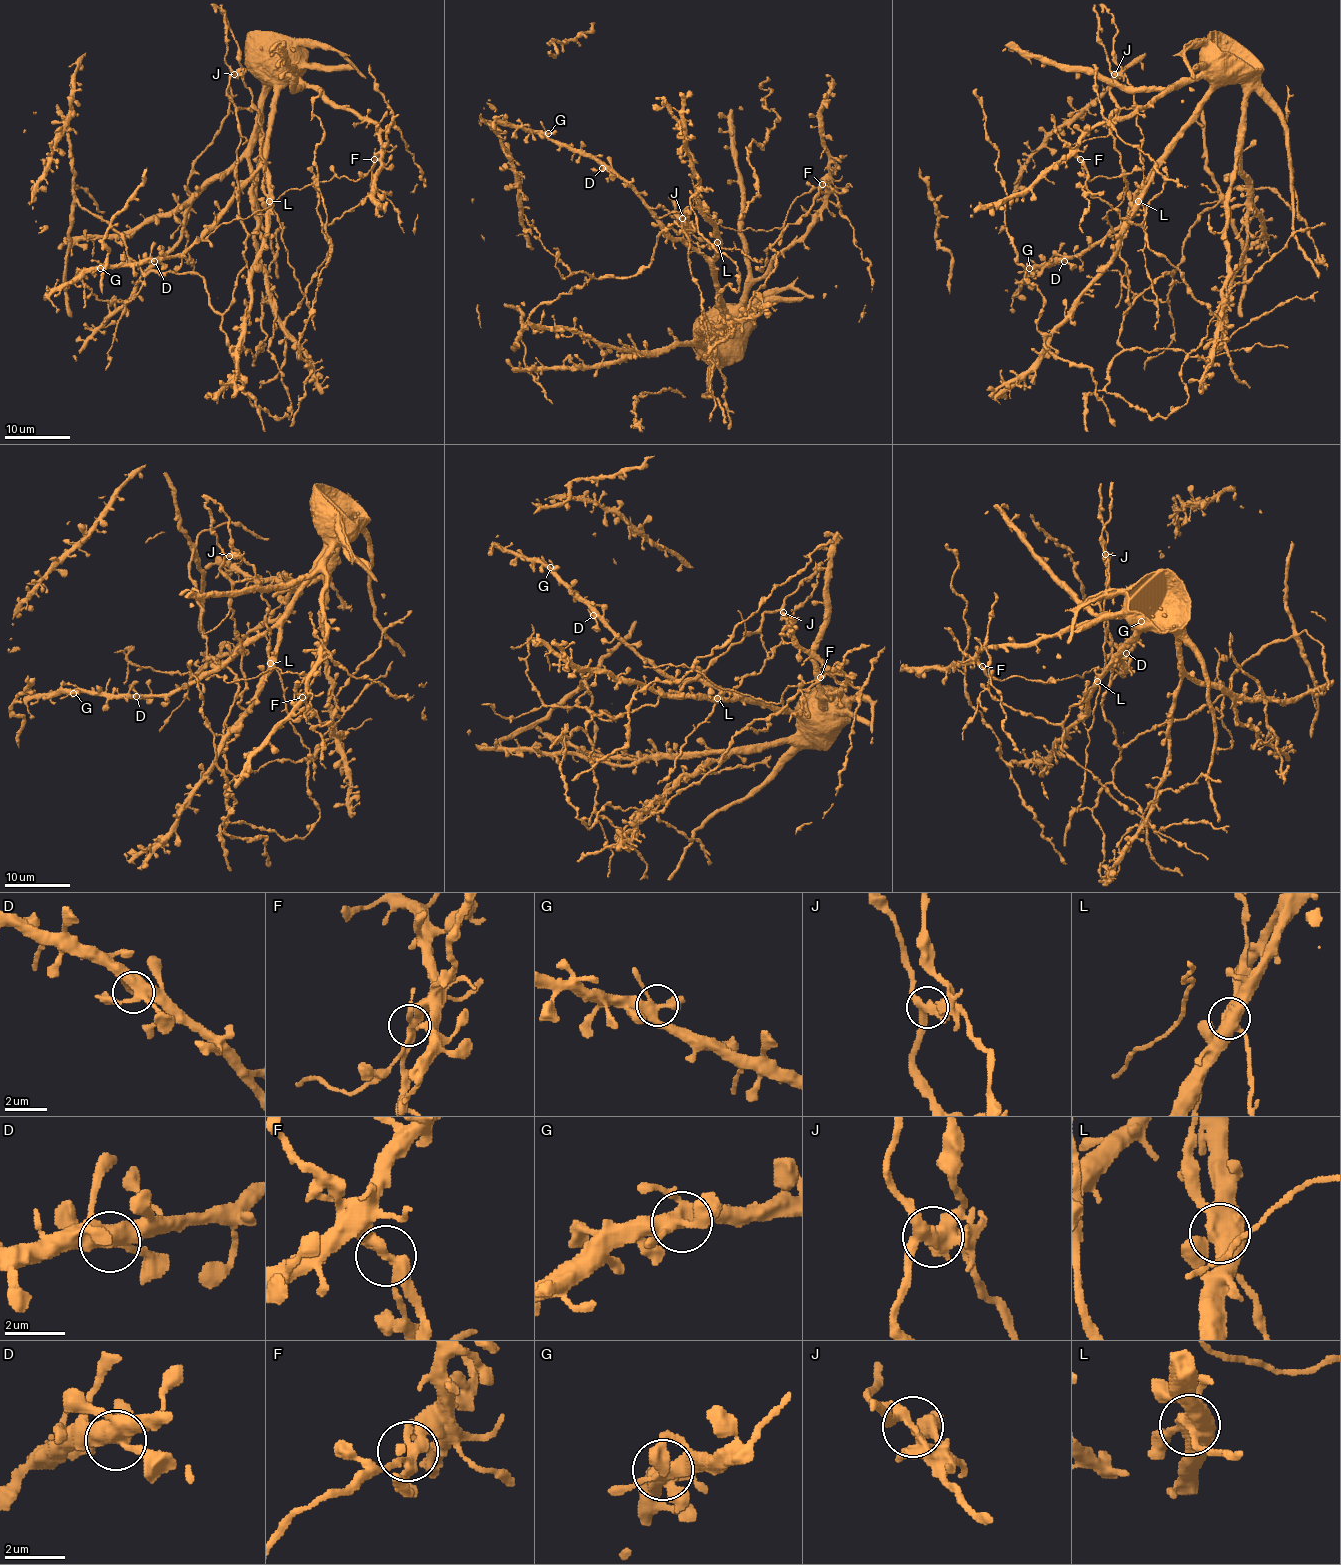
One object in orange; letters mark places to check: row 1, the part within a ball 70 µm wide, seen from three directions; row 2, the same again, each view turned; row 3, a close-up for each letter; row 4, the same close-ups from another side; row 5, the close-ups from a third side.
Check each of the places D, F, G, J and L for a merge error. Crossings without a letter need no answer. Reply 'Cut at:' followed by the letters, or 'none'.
Cut at: F, J, L

